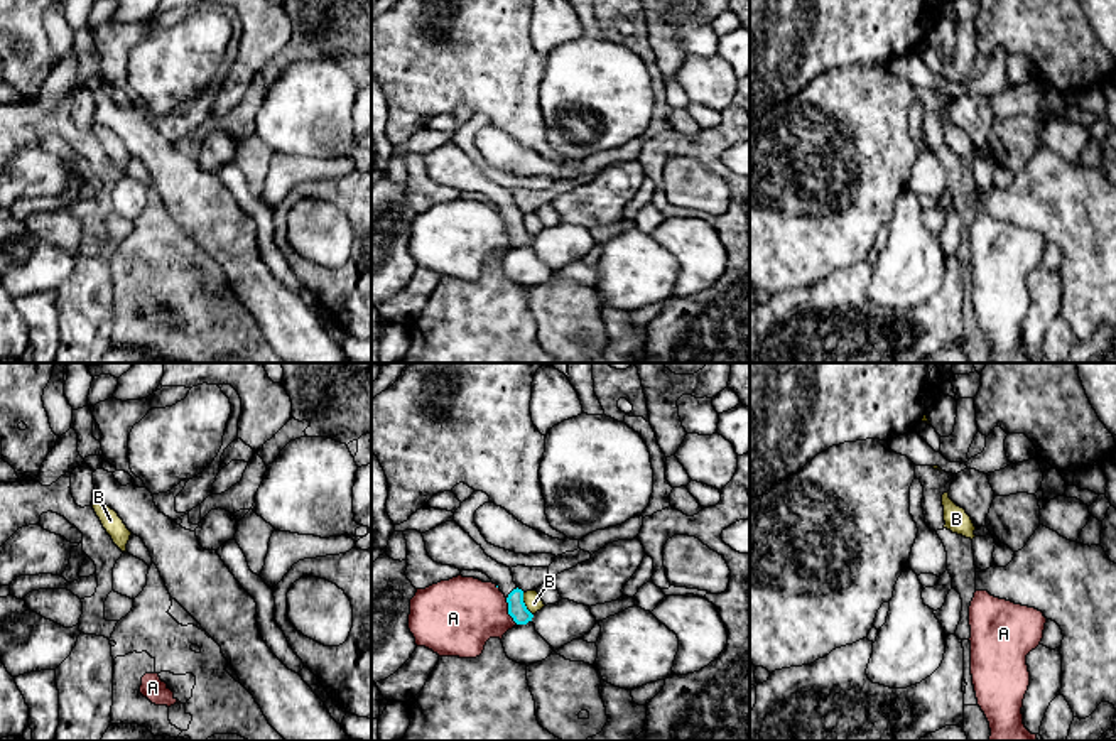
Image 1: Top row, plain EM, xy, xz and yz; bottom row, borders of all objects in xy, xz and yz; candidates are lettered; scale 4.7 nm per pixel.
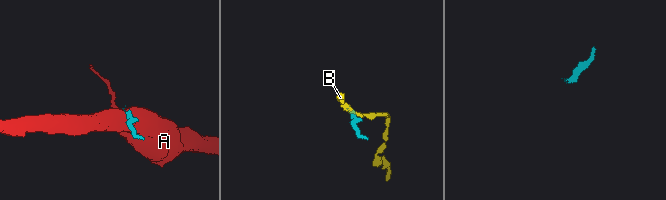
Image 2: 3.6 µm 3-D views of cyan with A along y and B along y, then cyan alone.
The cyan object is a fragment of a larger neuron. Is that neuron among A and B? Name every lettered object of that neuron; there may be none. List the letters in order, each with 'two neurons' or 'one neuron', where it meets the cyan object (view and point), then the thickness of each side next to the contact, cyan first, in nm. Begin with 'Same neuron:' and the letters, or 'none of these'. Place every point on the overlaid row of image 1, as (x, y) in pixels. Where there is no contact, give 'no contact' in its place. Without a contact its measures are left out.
Same neuron: none of these
A: two neurons; contact xz (509, 611); calibres 90 and 360 nm
B: two neurons; contact xz (524, 605); calibres 90 and 90 nm

